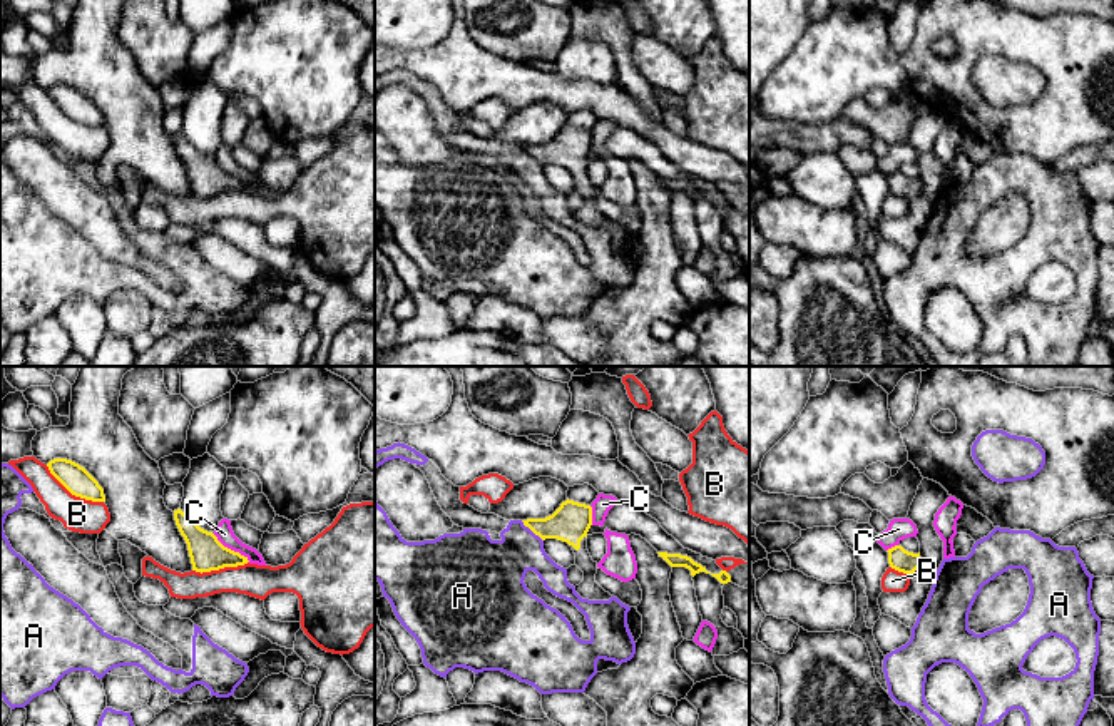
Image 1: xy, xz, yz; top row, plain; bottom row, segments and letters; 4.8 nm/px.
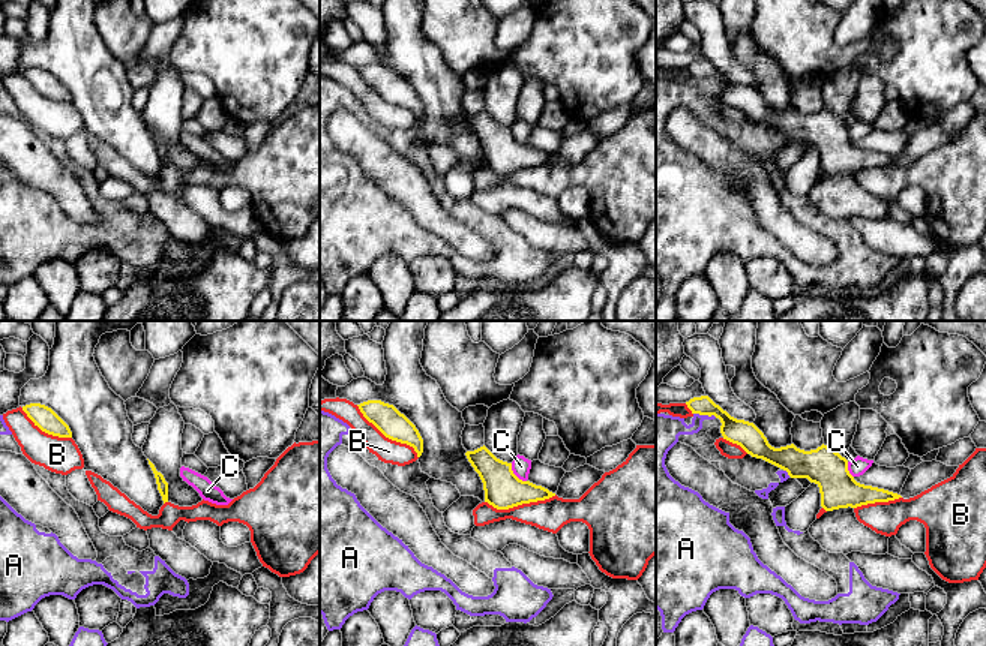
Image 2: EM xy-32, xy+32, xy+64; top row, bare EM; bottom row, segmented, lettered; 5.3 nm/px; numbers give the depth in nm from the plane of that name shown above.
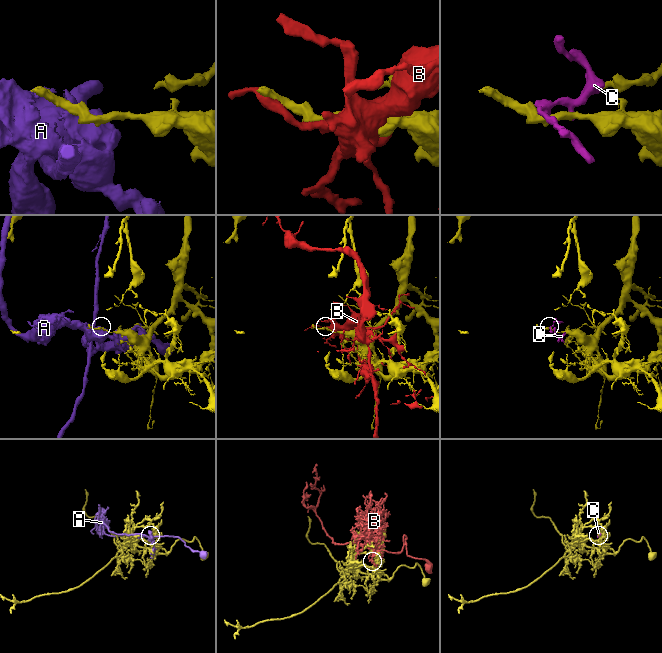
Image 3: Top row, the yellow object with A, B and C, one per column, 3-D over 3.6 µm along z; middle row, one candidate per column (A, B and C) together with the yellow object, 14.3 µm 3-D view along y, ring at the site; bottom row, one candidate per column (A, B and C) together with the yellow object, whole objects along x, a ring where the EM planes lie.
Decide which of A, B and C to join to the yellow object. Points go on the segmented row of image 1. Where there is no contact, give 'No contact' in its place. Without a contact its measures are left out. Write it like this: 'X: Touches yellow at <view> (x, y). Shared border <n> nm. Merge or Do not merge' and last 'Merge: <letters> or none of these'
A: Touches yellow at xz (532, 531). Shared border 150 nm. Do not merge
B: Touches yellow at xy (74, 494). Shared border 340 nm. Do not merge
C: Touches yellow at xy (229, 549). Shared border 220 nm. Merge
Merge: C

